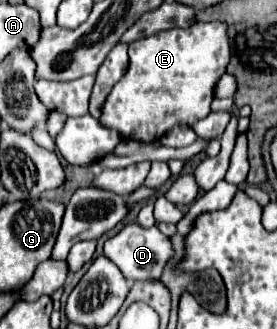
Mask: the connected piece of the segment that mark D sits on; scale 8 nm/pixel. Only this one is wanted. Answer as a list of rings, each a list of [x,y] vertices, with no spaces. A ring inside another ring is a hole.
[[[138,223],[124,225],[114,237],[106,239],[104,243],[104,255],[122,271],[126,279],[160,279],[160,271],[168,265],[172,259],[170,241],[166,235],[162,235],[156,227],[142,229]]]

